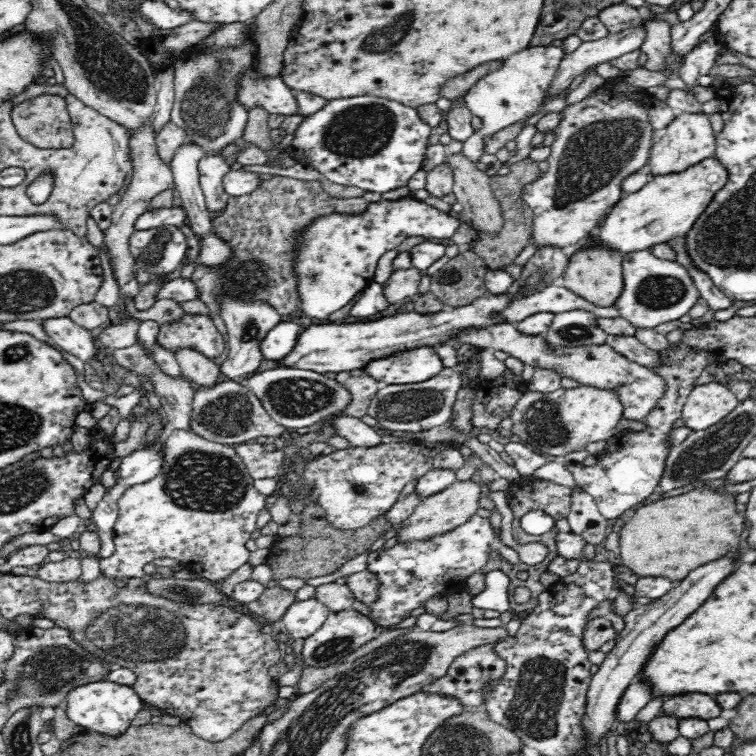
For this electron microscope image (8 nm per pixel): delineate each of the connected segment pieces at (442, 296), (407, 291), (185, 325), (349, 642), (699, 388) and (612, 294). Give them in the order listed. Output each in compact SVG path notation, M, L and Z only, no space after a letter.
M460 252L431 275L429 290L447 309L470 305L478 298L490 299L493 295L484 280L488 270L483 258L475 252Z
M409 268L394 271L389 280L383 284L383 292L386 301L394 305L399 301L409 300L419 293L418 284L421 271L417 268Z
M188 312L178 325L160 327L156 341L172 352L184 346L196 348L212 360L226 348L224 336L216 330L212 318L194 312Z
M352 608L337 613L331 612L322 626L314 634L304 639L301 649L303 666L326 668L326 666L337 664L344 656L352 654L354 650L376 638L374 627L374 623L368 617L357 613Z
M717 381L696 385L686 398L681 418L693 432L704 431L726 418L738 404L734 391Z
M580 243L578 248L568 257L568 264L562 275L563 287L577 296L584 297L596 307L613 306L622 292L622 251L600 243Z

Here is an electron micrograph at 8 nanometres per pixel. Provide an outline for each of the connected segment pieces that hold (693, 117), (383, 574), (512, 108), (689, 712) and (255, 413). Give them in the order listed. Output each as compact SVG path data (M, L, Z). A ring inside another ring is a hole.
M683 112L664 129L664 136L652 147L650 170L653 175L682 172L701 160L714 157L716 152L716 135L710 118L704 112Z
M477 514L456 530L432 540L416 540L410 544L396 544L389 549L370 552L367 568L376 576L380 593L378 600L371 606L375 622L385 628L406 618L410 610L418 608L431 596L464 591L466 579L488 564L490 554L494 552L508 564L520 562L519 554L500 541L491 522Z
M534 46L520 50L512 54L504 66L496 72L490 72L482 78L479 78L468 90L465 95L466 106L482 121L482 128L479 132L474 132L463 142L462 153L468 159L478 160L482 156L483 146L481 142L486 135L492 134L502 127L512 124L522 117L528 117L547 110L548 112L560 112L566 105L565 92L556 99L546 99L547 86L550 86L556 76L560 61L565 54L561 47Z
M684 692L680 696L665 697L661 710L678 718L696 717L705 721L722 714L722 708L712 696L698 692Z
M230 379L194 391L189 425L191 431L206 440L232 446L261 437L280 437L286 431L265 411L261 400L242 381Z

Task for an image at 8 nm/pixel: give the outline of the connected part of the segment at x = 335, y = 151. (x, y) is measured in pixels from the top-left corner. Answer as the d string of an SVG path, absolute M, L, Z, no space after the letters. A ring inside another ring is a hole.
M356 96L355 98L340 98L332 99L325 102L325 105L319 111L314 114L304 117L302 122L295 126L295 132L293 133L293 142L288 146L287 150L290 152L296 160L305 164L305 166L312 166L314 170L317 170L321 176L334 182L334 184L341 184L342 186L355 186L365 191L370 192L388 192L388 190L394 190L394 188L400 188L400 186L406 186L408 180L412 178L412 175L421 169L420 162L424 158L426 152L426 141L428 136L433 132L433 128L423 123L420 120L419 113L415 108L410 108L408 105L404 105L394 100L382 99L376 96Z

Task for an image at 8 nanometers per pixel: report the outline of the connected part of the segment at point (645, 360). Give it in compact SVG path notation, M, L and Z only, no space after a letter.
M608 334L606 344L616 349L616 352L622 354L626 359L644 367L658 366L662 362L657 351L648 349L632 336Z

